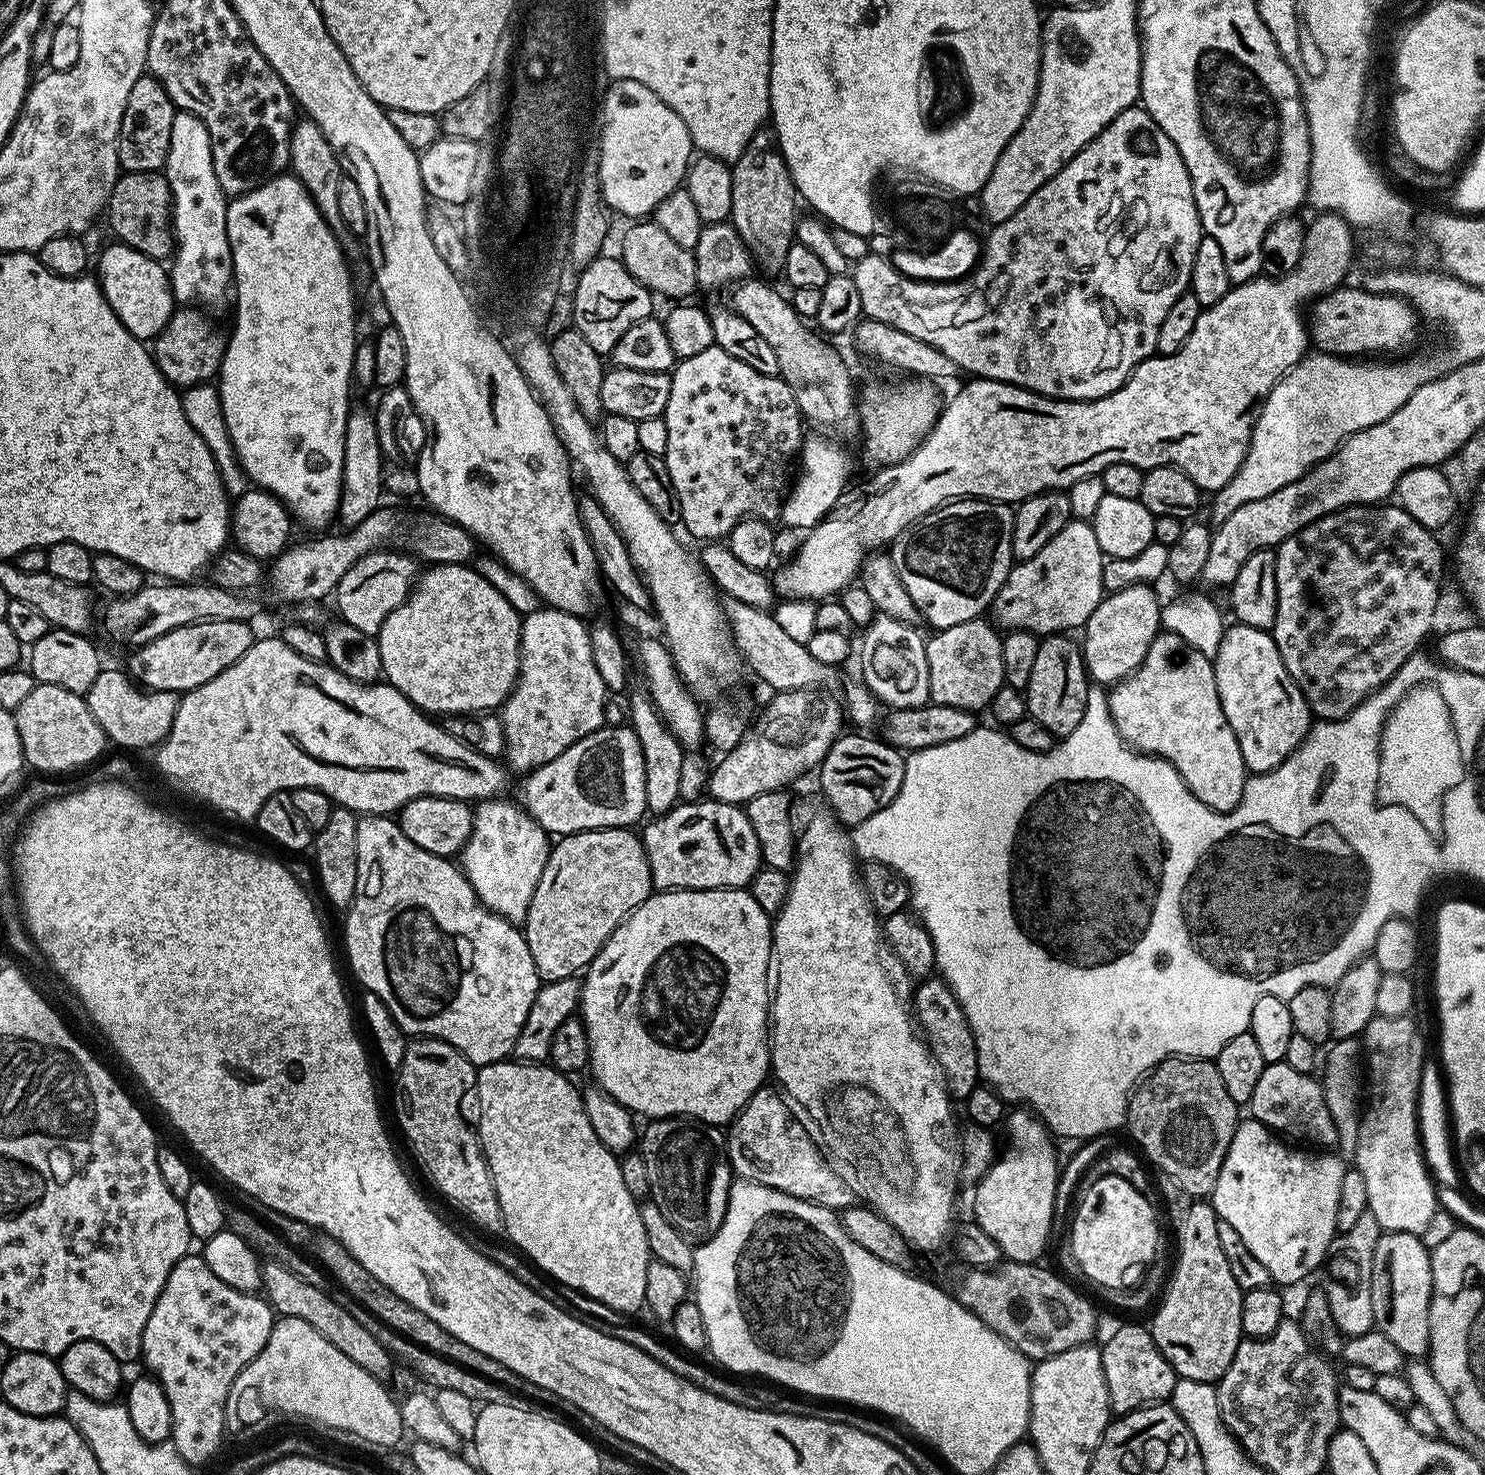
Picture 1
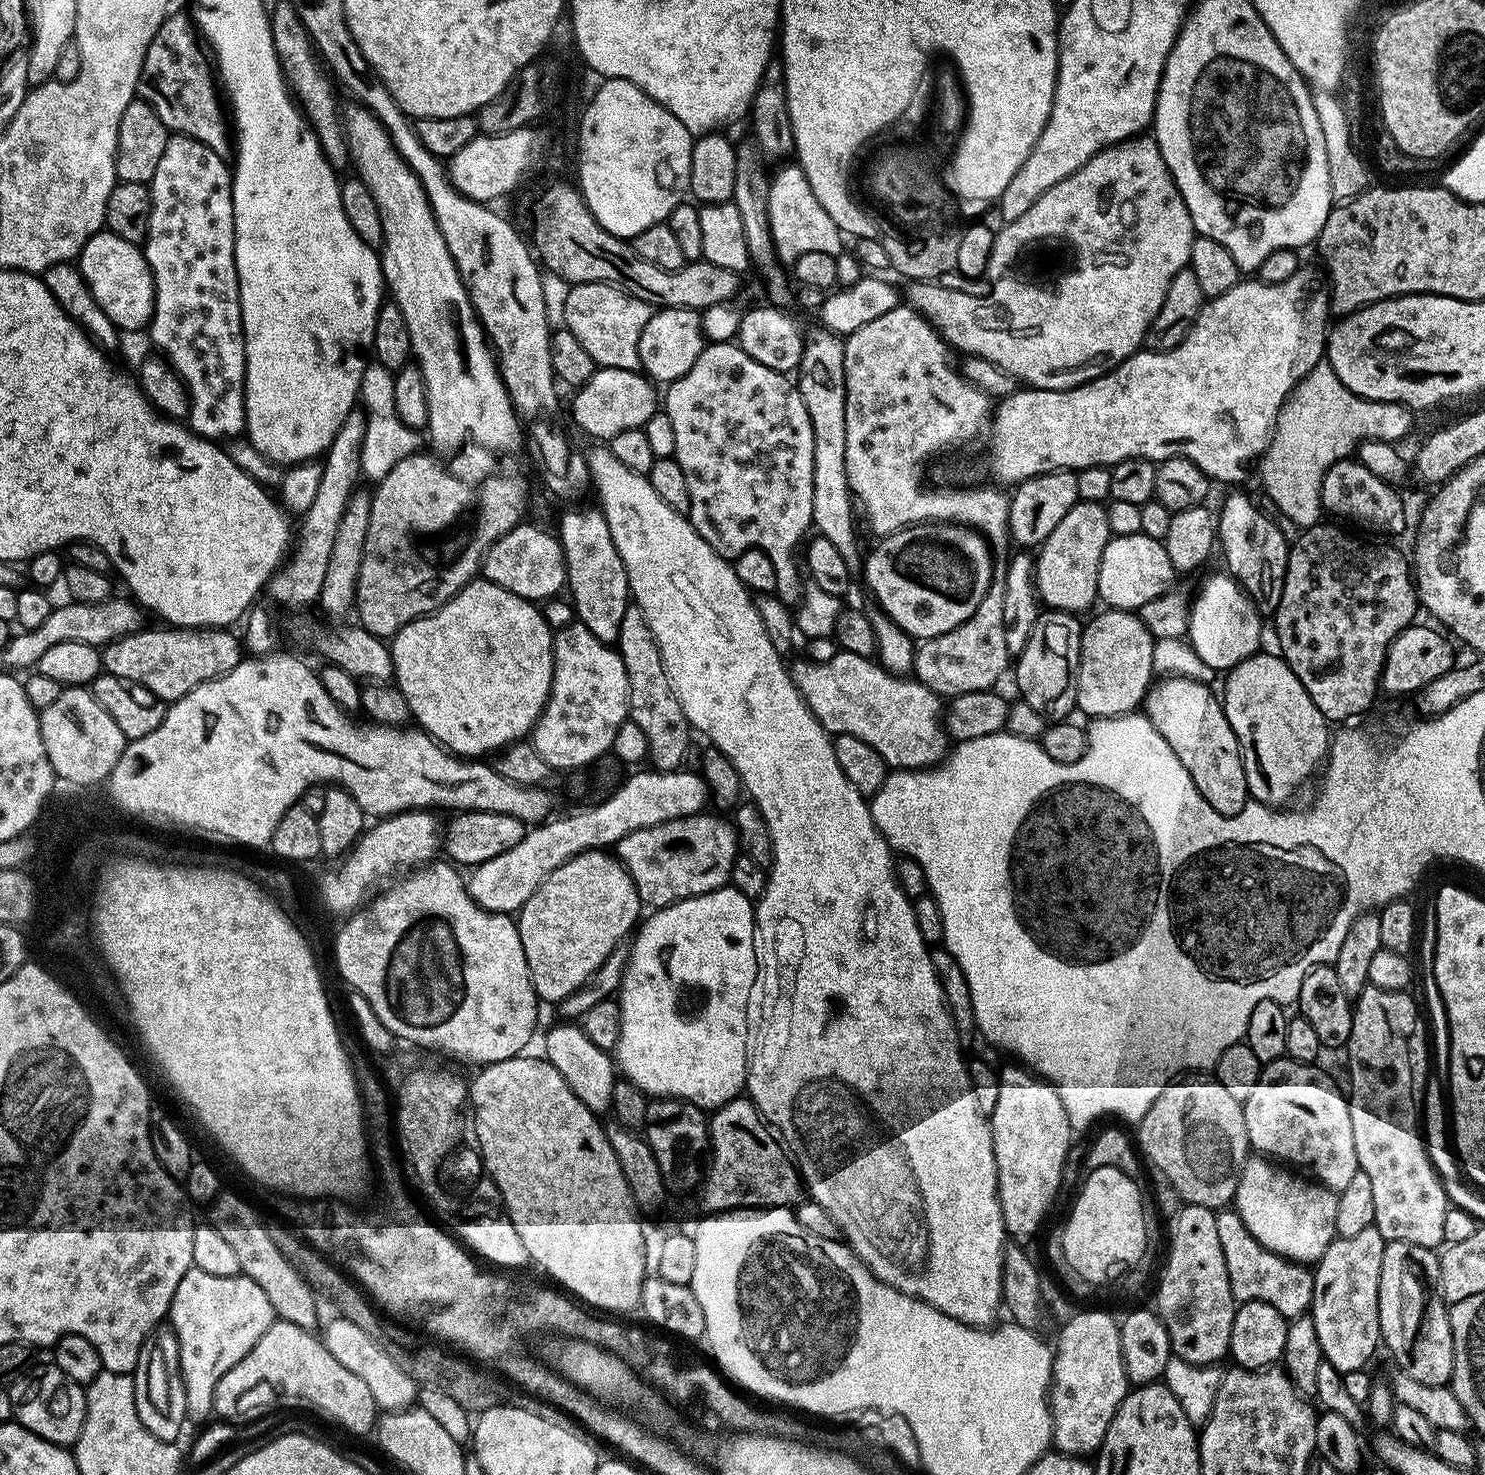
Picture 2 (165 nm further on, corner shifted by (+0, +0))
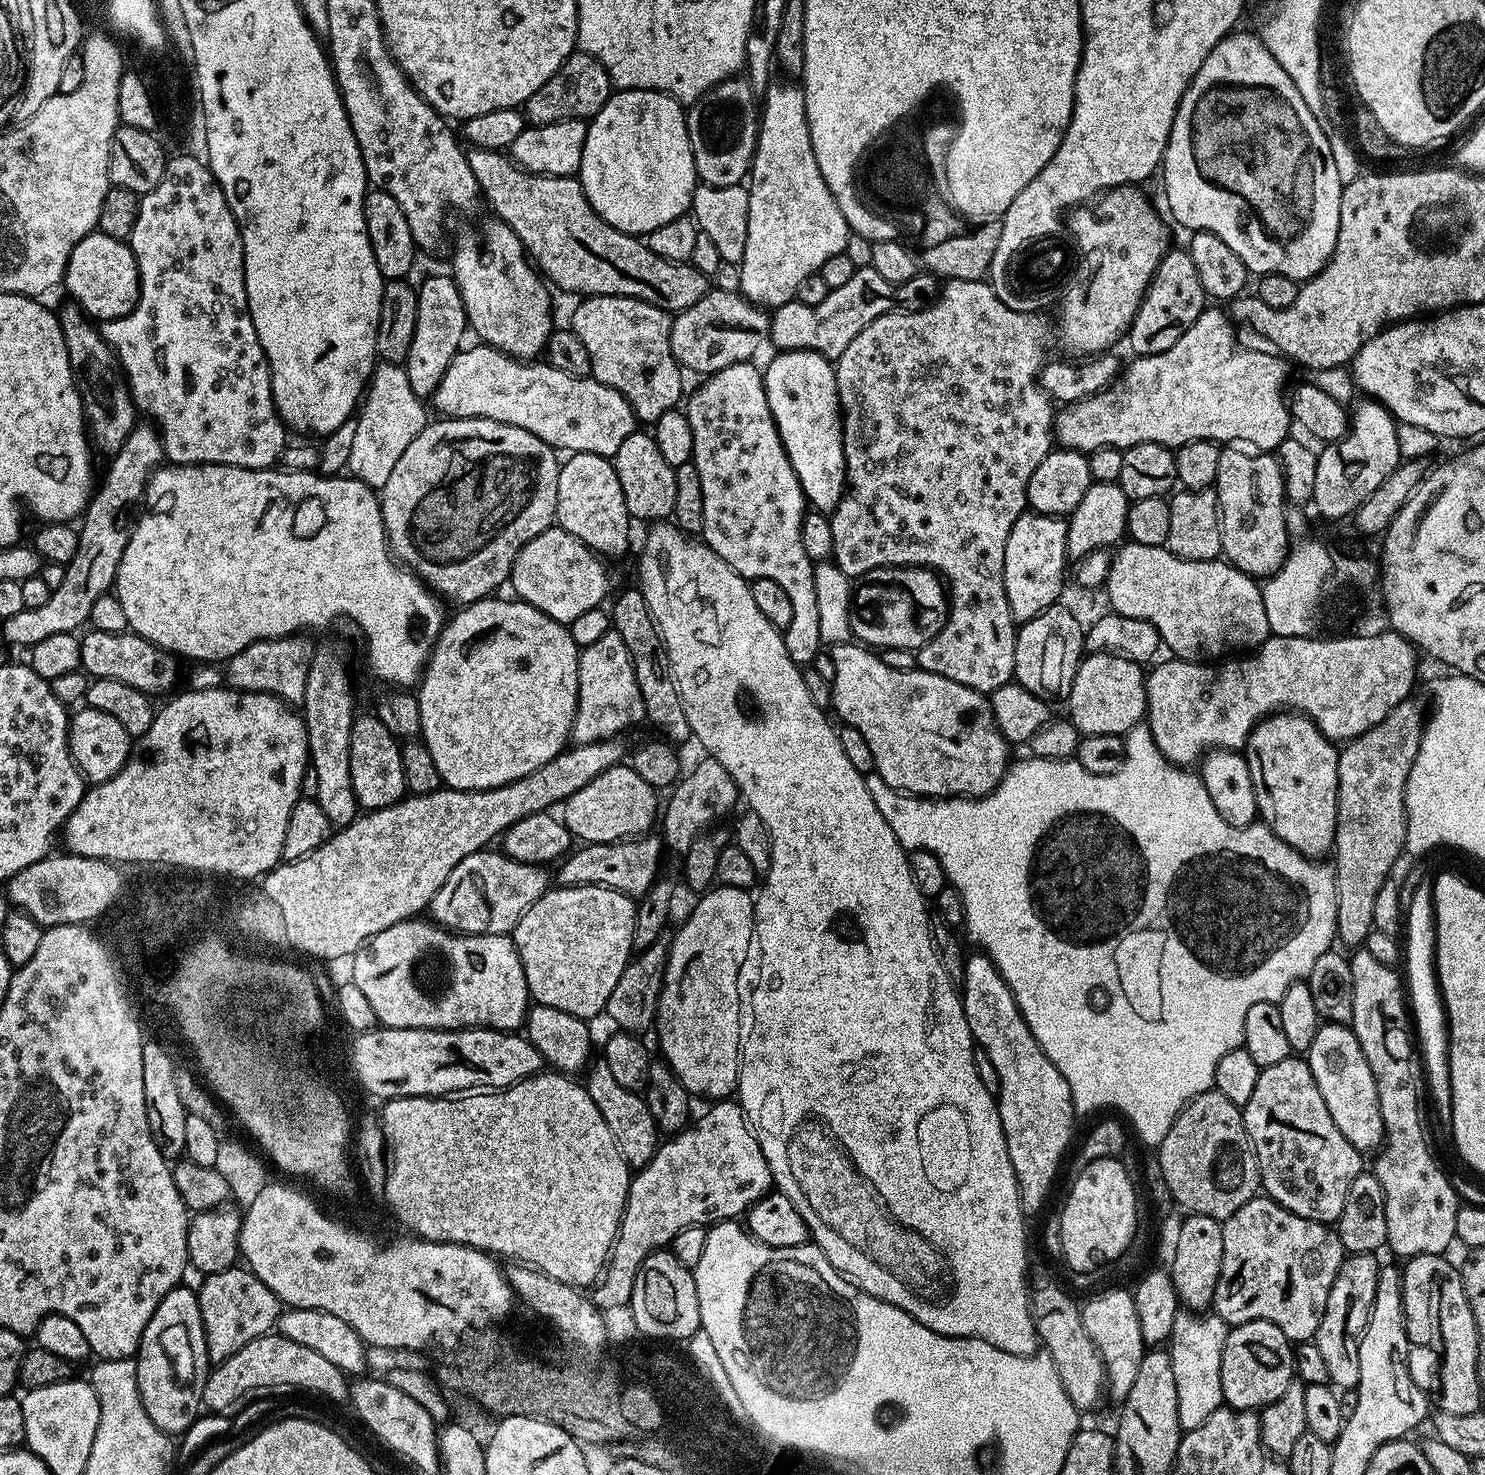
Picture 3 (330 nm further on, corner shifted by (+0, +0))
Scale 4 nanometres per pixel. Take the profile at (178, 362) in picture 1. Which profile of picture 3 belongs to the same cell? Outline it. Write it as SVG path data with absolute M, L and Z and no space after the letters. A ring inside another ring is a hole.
M138 422L134 425L126 438L126 442L122 442L122 450L118 450L116 455L111 457L109 464L112 465L109 466L108 473L105 474L104 481L100 484L100 489L97 492L95 489L94 495L89 499L88 507L82 513L82 519L78 524L80 534L78 550L74 550L74 558L71 562L64 565L66 578L62 578L58 590L54 590L50 594L50 598L46 598L43 606L37 608L24 607L18 614L14 614L10 619L3 621L4 636L10 643L31 646L42 642L42 638L50 638L50 634L76 632L88 624L88 615L91 608L94 607L94 602L98 602L98 598L107 596L113 591L118 574L118 562L122 562L122 554L126 550L126 542L128 541L130 528L128 507L135 500L136 503L143 501L144 488L148 484L149 477L157 468L161 467L164 459L164 443L160 437L160 429L151 422Z

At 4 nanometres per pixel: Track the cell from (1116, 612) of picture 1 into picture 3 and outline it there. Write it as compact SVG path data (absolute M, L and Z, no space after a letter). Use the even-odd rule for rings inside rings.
M1093 652L1085 655L1080 661L1072 689L1066 698L1067 704L1067 719L1072 721L1072 725L1081 734L1086 736L1090 734L1124 736L1134 725L1145 719L1148 710L1148 685L1145 669L1129 656L1120 656L1117 652Z

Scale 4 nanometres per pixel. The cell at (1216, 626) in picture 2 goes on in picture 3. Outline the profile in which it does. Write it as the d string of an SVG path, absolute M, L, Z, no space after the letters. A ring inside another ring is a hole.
M1135 542L1121 543L1115 549L1106 581L1111 611L1150 622L1173 657L1193 662L1220 658L1235 653L1235 648L1255 650L1268 640L1260 589L1253 577L1223 559L1183 560L1167 547Z

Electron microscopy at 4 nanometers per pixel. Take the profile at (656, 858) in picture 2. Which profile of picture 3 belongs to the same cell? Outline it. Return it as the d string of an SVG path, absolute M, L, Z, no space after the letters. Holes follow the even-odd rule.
M645 834L613 844L584 844L578 848L569 851L559 865L561 868L554 872L557 885L573 888L579 884L601 884L604 888L617 888L627 896L639 898L658 879L656 871L660 868L660 848L662 852L662 840L659 835Z

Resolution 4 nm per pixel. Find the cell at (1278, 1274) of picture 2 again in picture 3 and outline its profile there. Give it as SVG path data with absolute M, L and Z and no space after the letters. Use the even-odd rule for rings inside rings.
M1258 1194L1223 1221L1222 1266L1211 1307L1230 1326L1265 1320L1274 1322L1288 1340L1311 1341L1345 1255L1329 1225L1298 1218L1266 1194Z

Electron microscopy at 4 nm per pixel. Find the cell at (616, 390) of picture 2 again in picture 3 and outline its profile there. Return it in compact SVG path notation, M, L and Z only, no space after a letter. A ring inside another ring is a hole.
M483 342L477 345L477 348L465 347L457 352L446 374L442 374L442 382L430 398L431 407L436 407L441 417L458 420L475 416L486 418L494 422L518 426L542 438L542 442L546 442L552 448L557 450L565 448L565 453L568 454L585 452L609 458L615 458L618 454L618 446L622 446L622 442L626 442L626 438L630 438L630 434L637 431L638 421L634 410L627 398L618 394L618 390L586 376L562 374L562 370L554 370L554 366L550 366L547 362L516 360L513 356L499 352L497 348L489 348Z

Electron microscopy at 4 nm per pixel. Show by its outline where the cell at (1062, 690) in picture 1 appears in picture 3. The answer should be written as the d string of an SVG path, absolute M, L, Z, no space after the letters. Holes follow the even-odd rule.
M1059 606L1047 608L1044 612L1039 612L1034 619L1023 621L1016 634L1016 649L1014 650L1015 683L1022 685L1026 690L1030 690L1030 694L1034 694L1040 700L1063 701L1070 694L1076 671L1085 655L1085 635L1086 632L1080 628L1073 615L1068 614L1064 608Z

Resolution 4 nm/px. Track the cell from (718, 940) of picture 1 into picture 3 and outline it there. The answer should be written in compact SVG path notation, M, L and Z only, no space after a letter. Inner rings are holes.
M723 886L713 887L703 893L700 900L692 908L692 913L688 916L688 921L676 932L676 937L671 937L668 946L668 961L664 971L664 985L660 991L660 1001L656 1011L656 1022L654 1025L654 1036L660 1039L659 1055L670 1065L674 1075L680 1079L682 1086L693 1097L705 1096L708 1102L719 1102L731 1097L737 1091L740 1079L740 1003L738 1002L738 974L742 962L746 958L746 950L752 941L752 926L754 923L754 896L751 891L743 888L725 888Z

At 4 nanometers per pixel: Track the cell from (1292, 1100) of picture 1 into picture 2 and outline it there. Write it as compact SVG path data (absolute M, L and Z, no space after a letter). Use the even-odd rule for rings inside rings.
M1293 1015L1286 1026L1287 1058L1263 1065L1254 1090L1250 1090L1250 1098L1242 1103L1248 1143L1257 1153L1289 1165L1301 1164L1308 1168L1307 1175L1311 1179L1338 1194L1346 1190L1346 1185L1354 1179L1354 1174L1360 1171L1360 1163L1358 1153L1354 1151L1354 1130L1350 1123L1348 1096L1340 1093L1339 1086L1322 1069L1312 1065L1319 1058L1320 1052L1322 1053L1322 1045L1318 1042L1318 1034L1310 1027L1310 1022L1306 1022L1304 1016Z

